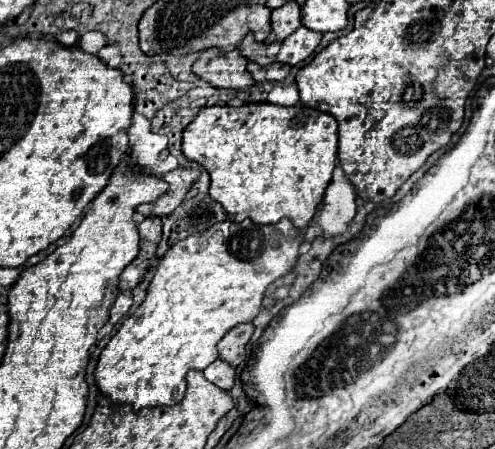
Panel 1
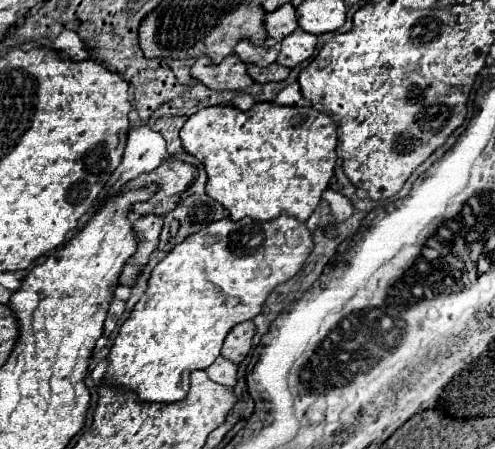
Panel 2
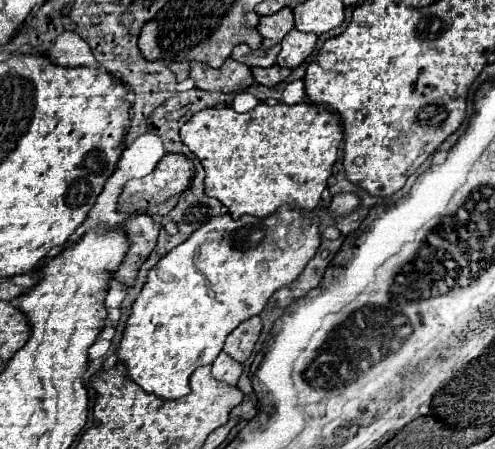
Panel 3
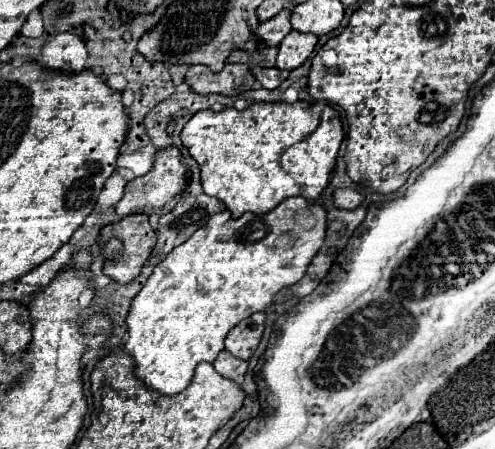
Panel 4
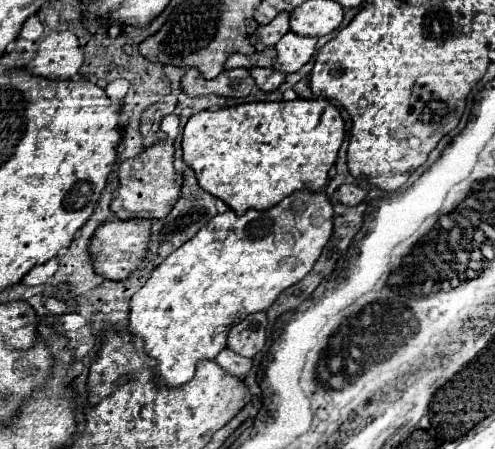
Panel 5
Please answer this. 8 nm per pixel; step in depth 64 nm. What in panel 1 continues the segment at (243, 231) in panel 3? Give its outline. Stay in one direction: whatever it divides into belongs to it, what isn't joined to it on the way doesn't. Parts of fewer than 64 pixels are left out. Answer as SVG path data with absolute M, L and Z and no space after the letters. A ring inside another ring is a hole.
M246 218L244 222L216 222L206 232L188 236L186 240L174 244L160 264L148 286L144 302L138 306L130 318L126 318L116 332L116 336L102 350L96 382L104 396L112 402L128 402L134 410L144 406L172 406L182 402L186 392L188 370L204 370L218 358L218 342L224 334L240 322L252 322L260 312L266 288L286 276L300 258L300 246L304 242L304 230L298 230L288 218L278 224L260 226Z

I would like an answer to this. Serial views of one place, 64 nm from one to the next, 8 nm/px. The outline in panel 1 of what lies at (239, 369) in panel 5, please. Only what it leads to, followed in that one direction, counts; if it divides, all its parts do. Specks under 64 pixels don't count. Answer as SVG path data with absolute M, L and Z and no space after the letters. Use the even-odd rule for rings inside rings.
M214 360L206 370L204 370L204 376L214 382L218 388L222 390L230 390L234 386L234 376L236 376L236 370L234 366L226 364L224 360Z

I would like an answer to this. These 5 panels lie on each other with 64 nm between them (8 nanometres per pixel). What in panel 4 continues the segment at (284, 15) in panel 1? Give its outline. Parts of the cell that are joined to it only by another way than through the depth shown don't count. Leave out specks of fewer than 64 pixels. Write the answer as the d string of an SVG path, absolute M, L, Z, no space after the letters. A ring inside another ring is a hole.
M282 10L278 16L274 16L272 20L268 22L260 22L258 30L256 30L256 36L258 36L259 50L263 49L264 42L266 46L278 46L280 40L292 30L290 26L290 10Z

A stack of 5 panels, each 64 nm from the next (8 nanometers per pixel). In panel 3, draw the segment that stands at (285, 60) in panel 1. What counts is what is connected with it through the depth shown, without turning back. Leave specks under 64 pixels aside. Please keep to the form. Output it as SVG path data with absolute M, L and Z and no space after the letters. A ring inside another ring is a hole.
M290 30L282 40L282 50L278 54L278 66L282 68L296 68L300 66L316 46L316 34L304 34L300 30Z

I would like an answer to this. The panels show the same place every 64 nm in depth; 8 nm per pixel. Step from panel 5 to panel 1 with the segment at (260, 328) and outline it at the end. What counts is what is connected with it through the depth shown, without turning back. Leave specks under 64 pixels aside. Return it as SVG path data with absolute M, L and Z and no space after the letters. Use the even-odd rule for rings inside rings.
M250 322L234 326L218 344L220 358L224 358L224 362L228 362L232 366L238 366L246 358L246 344L248 344L252 332L254 332L254 324L250 324Z

